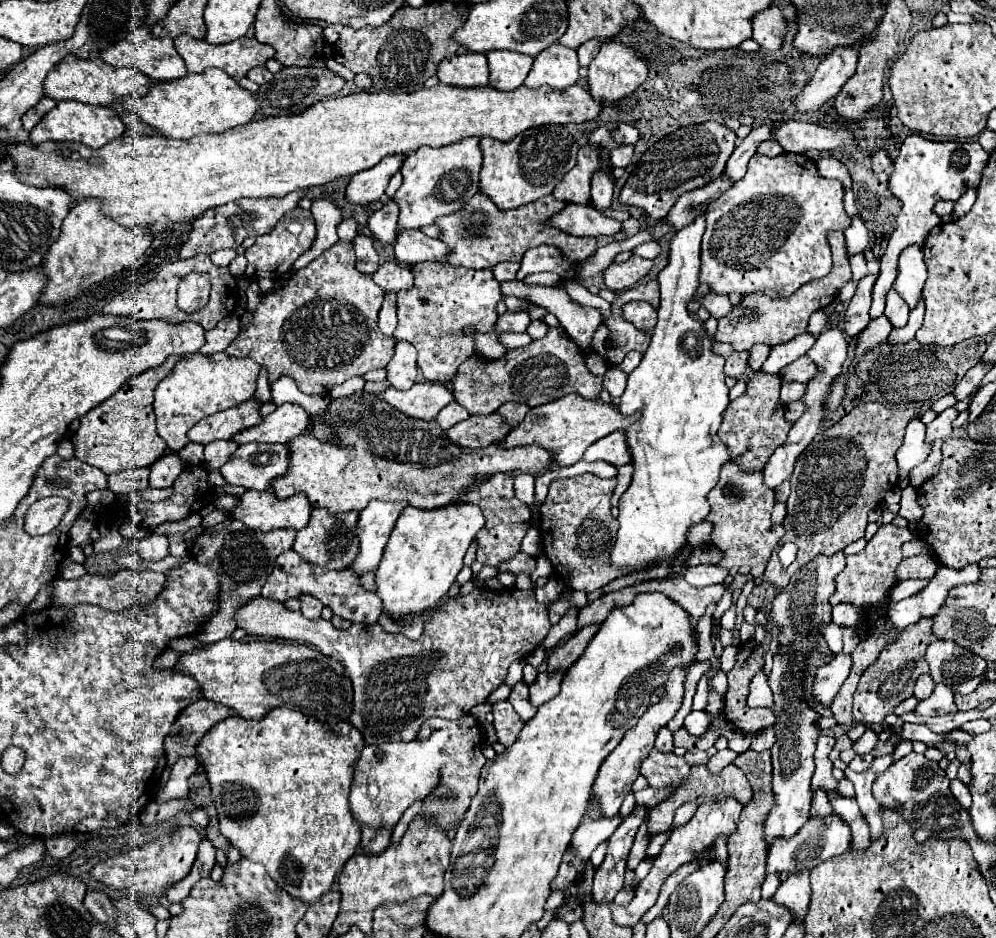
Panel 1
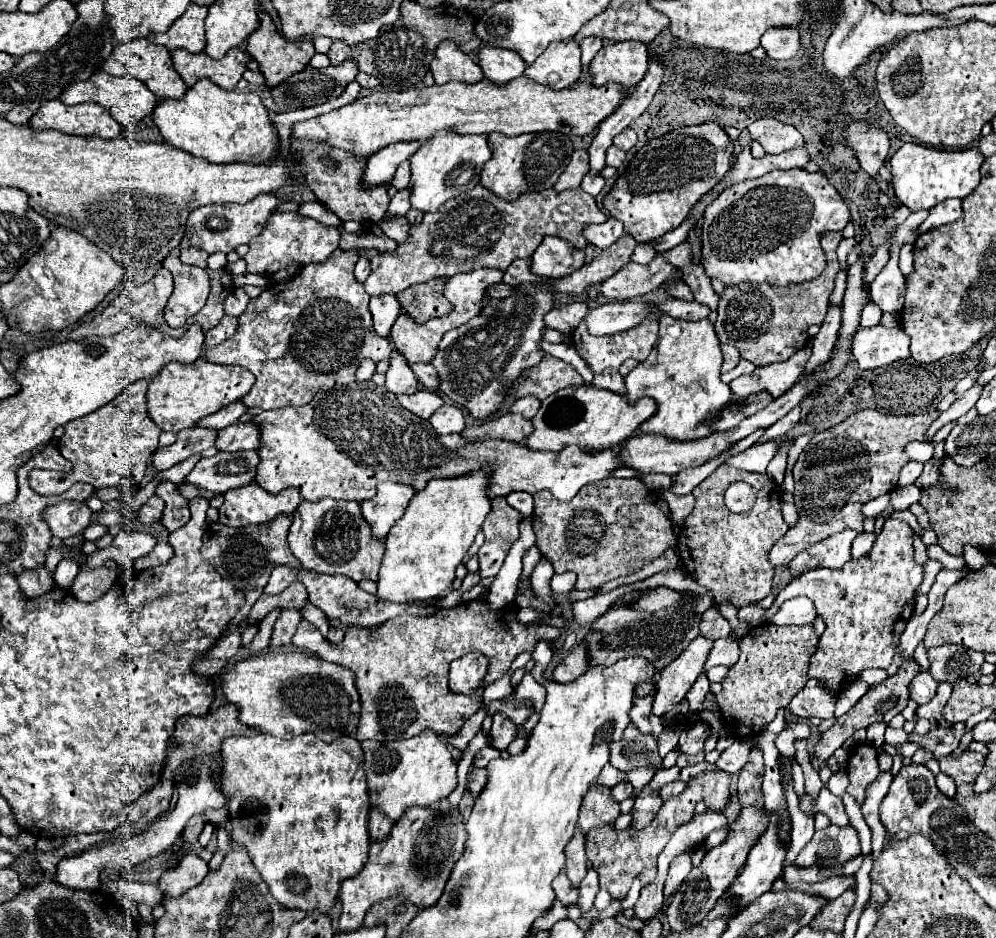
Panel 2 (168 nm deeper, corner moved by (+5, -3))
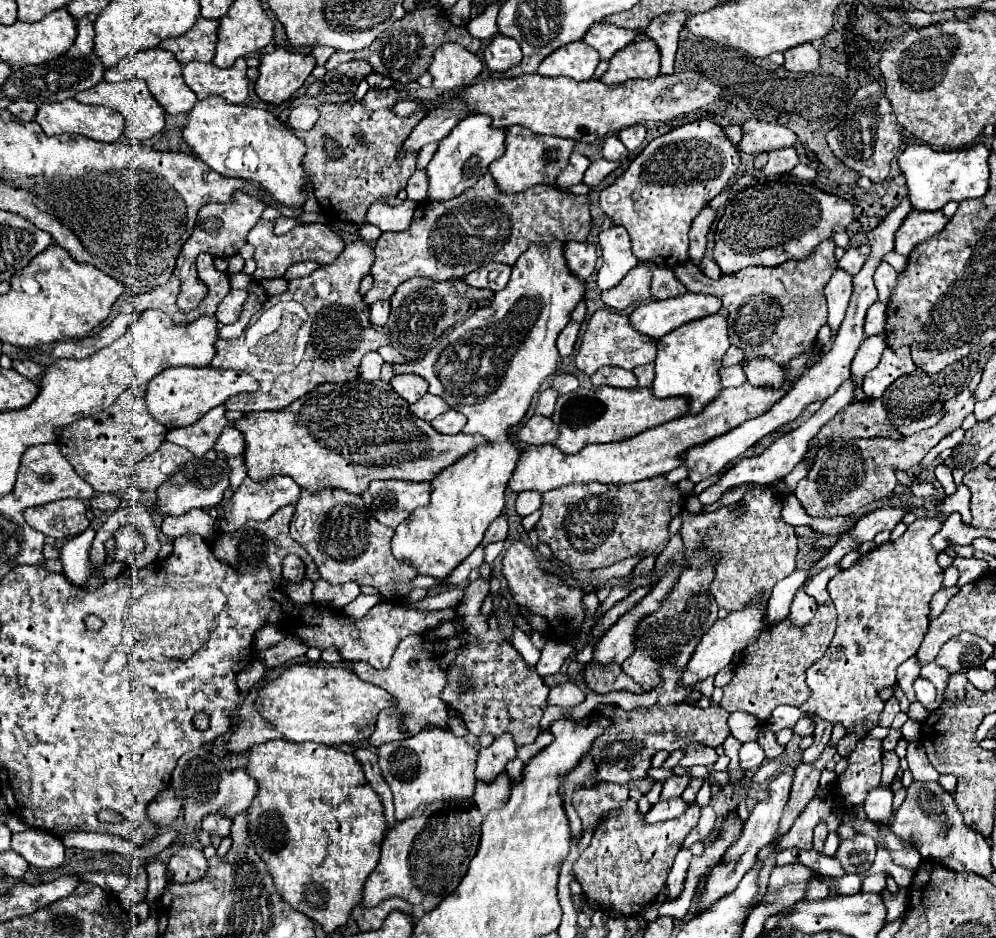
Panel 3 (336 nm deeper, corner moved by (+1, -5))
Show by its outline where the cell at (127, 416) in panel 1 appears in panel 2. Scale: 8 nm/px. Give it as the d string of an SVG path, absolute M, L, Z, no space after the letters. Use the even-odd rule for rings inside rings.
M146 378L136 380L100 410L68 422L68 426L64 426L66 428L64 436L58 440L58 450L66 460L74 464L74 470L60 479L57 479L58 474L64 472L32 470L28 476L30 488L42 496L58 496L80 480L92 484L94 488L138 486L146 474L152 454L158 448L158 436L162 432L148 416L146 390L148 380Z

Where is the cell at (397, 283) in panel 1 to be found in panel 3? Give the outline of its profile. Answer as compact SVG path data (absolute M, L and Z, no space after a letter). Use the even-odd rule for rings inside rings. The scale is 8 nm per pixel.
M486 172L472 188L446 202L418 204L412 224L404 232L384 232L376 242L376 260L372 266L374 286L364 296L370 306L376 300L390 300L396 288L414 276L432 280L464 278L488 262L514 264L530 244L548 240L584 242L590 232L588 196L558 192L552 186L532 186L518 194L498 190L494 178Z

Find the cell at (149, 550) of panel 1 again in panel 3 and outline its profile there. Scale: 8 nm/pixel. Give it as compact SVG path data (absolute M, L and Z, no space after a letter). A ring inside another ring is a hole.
M128 524L124 528L118 528L116 534L114 534L114 540L113 557L116 561L124 562L127 555L132 556L132 554L144 550L144 538L132 524Z

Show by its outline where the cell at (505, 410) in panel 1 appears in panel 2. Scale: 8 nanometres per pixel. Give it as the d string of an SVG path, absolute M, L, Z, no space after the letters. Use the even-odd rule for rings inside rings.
M520 398L510 406L510 412L520 414L524 418L532 418L536 414L536 410L540 408L540 400L538 398Z

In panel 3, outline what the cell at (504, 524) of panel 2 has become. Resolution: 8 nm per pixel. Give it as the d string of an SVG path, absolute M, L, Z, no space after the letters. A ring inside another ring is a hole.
M474 580L464 588L464 598L456 608L456 620L464 624L460 636L462 644L456 660L448 664L446 688L440 698L462 714L462 720L470 734L482 736L512 734L516 746L532 744L540 732L540 718L548 708L548 692L544 678L538 676L536 668L526 664L514 650L510 640L504 636L496 614L482 614L482 602L488 596L490 582Z

